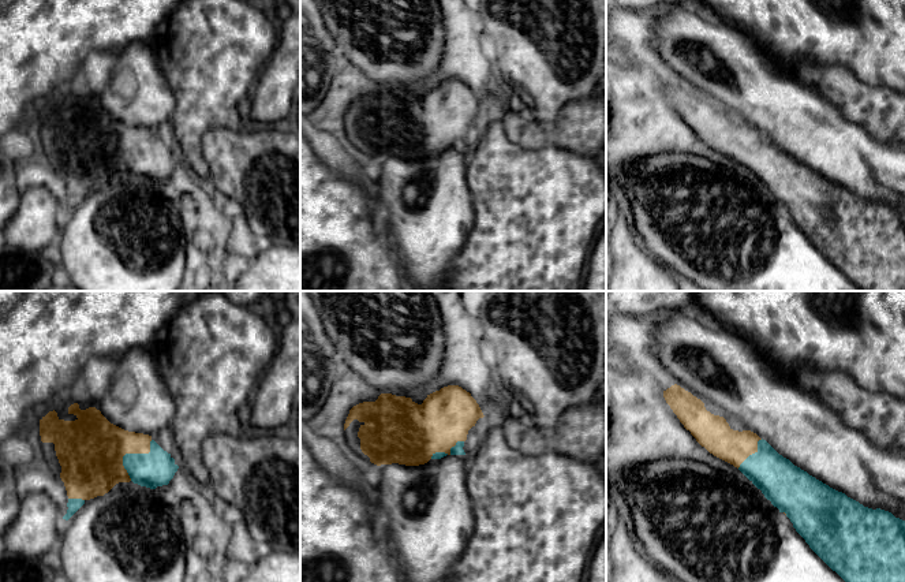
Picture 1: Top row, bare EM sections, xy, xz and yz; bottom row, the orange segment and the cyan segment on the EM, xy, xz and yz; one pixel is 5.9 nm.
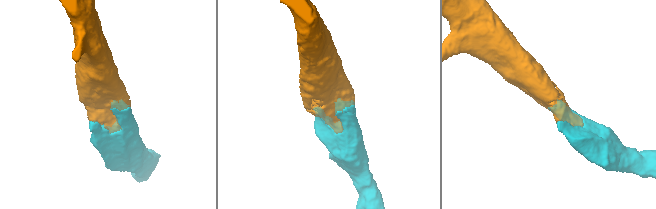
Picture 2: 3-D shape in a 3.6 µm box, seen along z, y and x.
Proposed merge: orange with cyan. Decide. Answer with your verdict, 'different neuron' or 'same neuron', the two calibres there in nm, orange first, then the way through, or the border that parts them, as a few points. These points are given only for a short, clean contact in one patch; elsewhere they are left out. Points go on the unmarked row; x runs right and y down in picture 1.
same neuron | 400/200 nm

